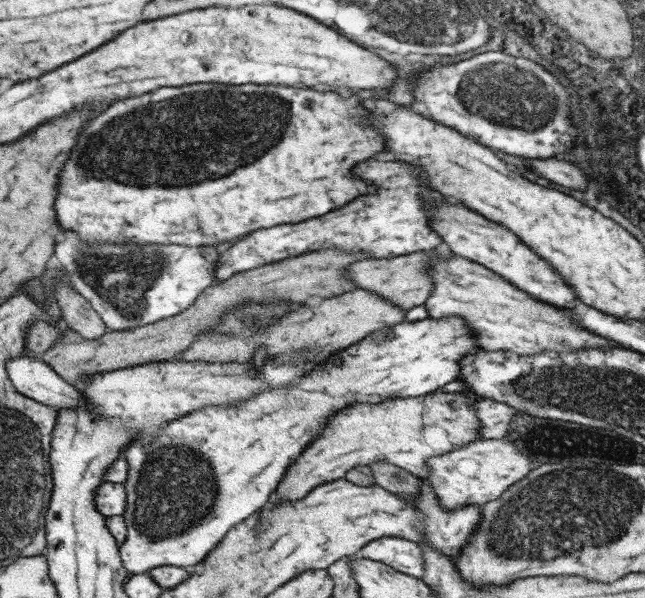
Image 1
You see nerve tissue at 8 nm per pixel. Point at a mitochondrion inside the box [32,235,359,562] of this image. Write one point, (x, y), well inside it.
(176, 487)

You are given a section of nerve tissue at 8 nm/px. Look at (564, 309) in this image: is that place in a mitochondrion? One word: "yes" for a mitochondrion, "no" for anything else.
no

